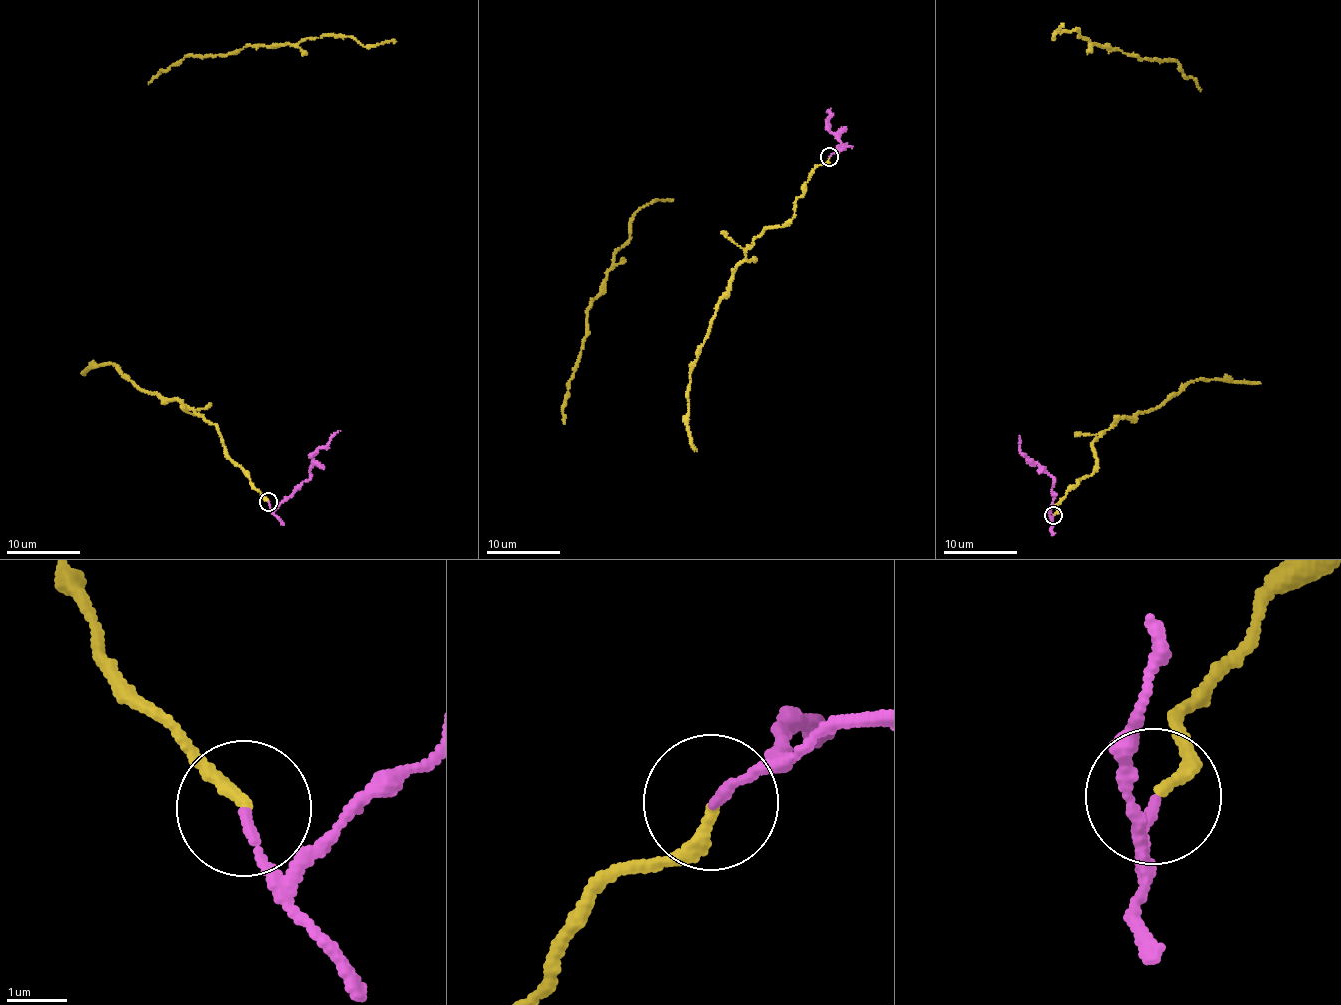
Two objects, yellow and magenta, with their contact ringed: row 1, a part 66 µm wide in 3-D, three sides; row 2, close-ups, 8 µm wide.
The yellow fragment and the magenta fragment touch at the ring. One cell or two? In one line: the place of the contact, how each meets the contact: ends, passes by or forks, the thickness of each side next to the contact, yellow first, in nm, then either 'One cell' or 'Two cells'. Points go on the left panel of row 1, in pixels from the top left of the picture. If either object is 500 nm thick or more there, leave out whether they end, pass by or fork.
Place: (268, 502). At the ring yellow ends. At the ring magenta ends. Thickness 200 nm (yellow) against 130 nm. Two cells

